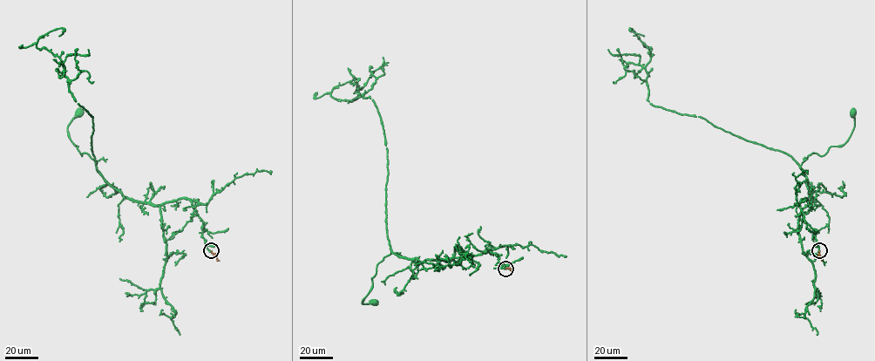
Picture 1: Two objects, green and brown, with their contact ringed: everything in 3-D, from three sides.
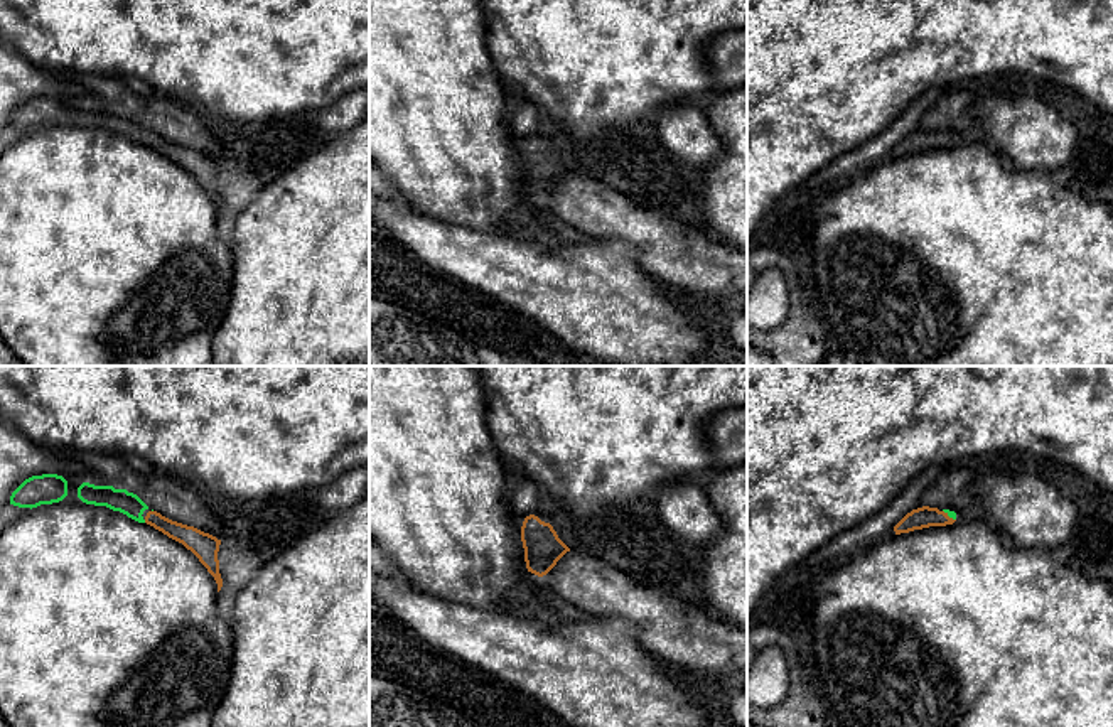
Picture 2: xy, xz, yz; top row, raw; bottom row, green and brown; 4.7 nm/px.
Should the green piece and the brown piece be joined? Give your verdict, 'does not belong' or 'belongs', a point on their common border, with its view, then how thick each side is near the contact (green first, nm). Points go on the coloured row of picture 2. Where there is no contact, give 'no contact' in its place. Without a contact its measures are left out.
belongs; meets green in yz at (950, 516); 30 nm thick on the green side, 100 nm on the other

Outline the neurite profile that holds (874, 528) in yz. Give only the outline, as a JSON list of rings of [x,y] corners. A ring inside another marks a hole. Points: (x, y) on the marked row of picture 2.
[[[933,464],[916,476],[884,509],[867,518],[863,523],[841,531],[830,543],[811,553],[803,563],[821,565],[836,558],[848,558],[862,548],[885,538],[899,520],[922,504],[924,493],[939,476],[948,471],[948,464]]]

